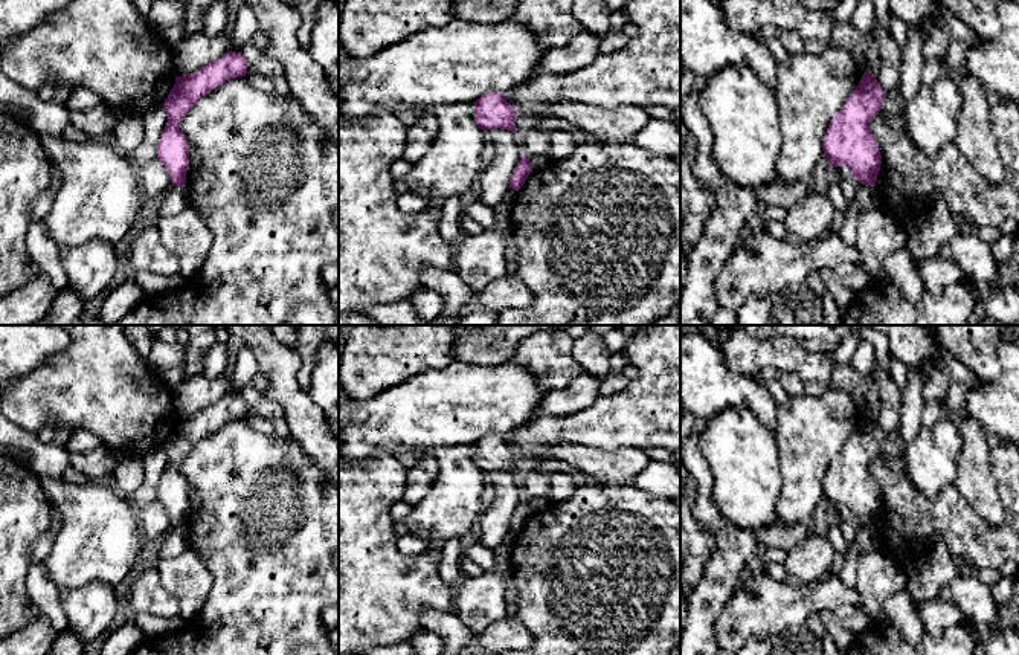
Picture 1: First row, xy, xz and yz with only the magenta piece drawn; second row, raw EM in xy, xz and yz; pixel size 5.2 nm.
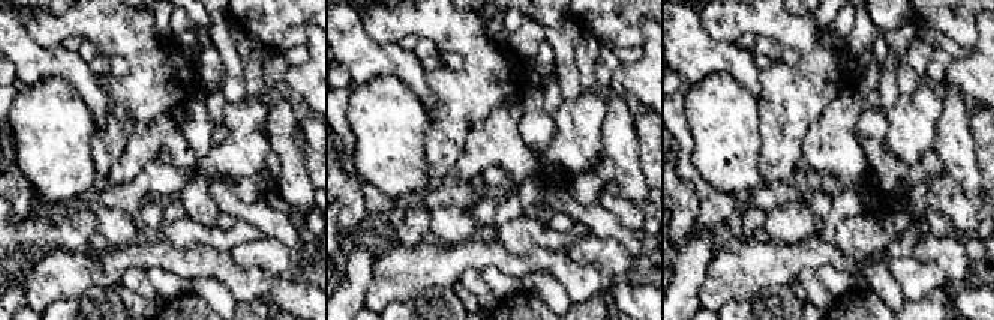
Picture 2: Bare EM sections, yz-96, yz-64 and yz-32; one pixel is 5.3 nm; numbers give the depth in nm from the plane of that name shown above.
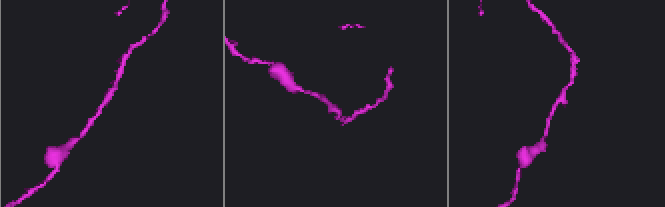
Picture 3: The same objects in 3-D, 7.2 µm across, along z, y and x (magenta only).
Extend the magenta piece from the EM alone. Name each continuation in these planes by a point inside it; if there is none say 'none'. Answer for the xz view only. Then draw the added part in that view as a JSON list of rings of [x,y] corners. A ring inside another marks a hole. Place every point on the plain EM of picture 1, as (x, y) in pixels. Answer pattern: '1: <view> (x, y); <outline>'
none

